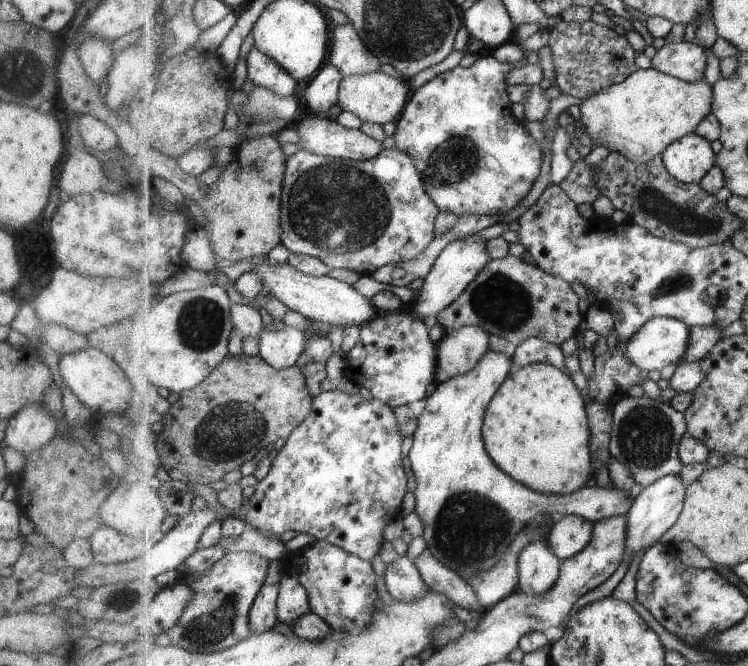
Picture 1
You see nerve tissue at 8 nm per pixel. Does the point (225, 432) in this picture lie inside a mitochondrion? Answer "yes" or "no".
yes

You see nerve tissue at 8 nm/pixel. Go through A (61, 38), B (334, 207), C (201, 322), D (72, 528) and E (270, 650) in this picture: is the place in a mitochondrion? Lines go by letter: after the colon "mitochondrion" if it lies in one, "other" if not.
A: other
B: mitochondrion
C: mitochondrion
D: other
E: other

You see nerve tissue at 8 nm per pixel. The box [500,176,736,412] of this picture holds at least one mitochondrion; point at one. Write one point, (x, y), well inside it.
(690, 217)

